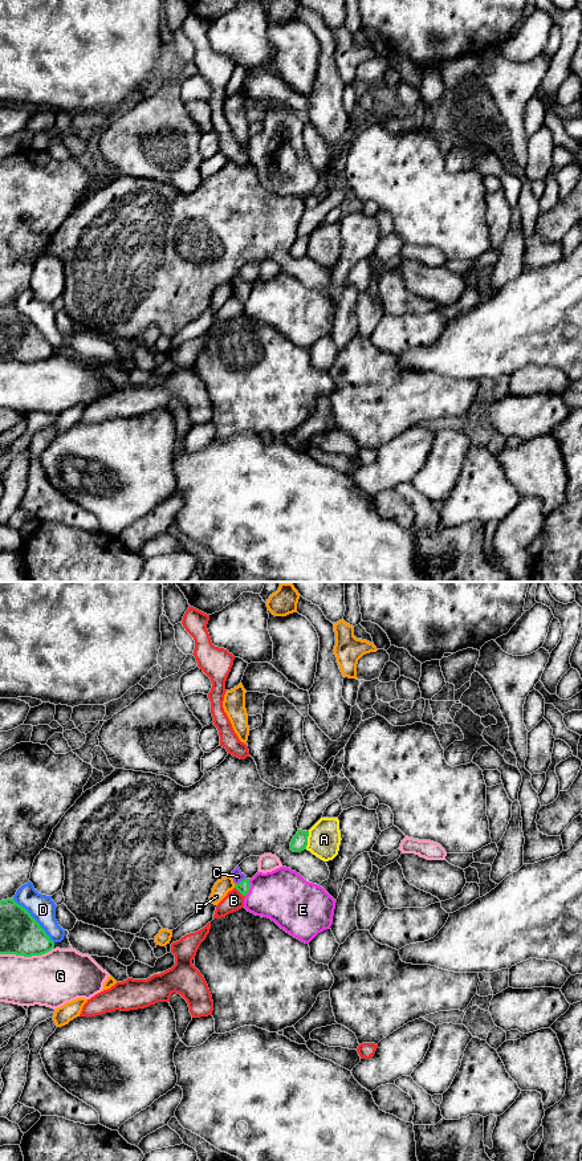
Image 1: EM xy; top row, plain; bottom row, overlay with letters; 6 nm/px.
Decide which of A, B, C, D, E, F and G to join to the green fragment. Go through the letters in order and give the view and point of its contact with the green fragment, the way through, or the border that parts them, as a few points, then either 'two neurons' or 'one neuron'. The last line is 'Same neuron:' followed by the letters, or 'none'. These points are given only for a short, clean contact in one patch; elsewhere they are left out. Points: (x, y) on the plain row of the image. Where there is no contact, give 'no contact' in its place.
A: xy (306, 247) | two neurons
B: xy (240, 298) | two neurons
C: xy (240, 288) | across xy (243, 293), (240, 288), (237, 282) | one neuron
D: xy (35, 326) | two neurons
E: xy (249, 293) | two neurons
F: xy (235, 292) | two neurons
G: xy (25, 362) | two neurons
Same neuron: C

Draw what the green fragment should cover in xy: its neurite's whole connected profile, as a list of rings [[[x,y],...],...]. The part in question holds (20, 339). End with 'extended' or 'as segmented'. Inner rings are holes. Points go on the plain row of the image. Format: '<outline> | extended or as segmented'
[[[15,305],[0,307],[0,360],[32,363],[53,354],[50,343]]] | as segmented

